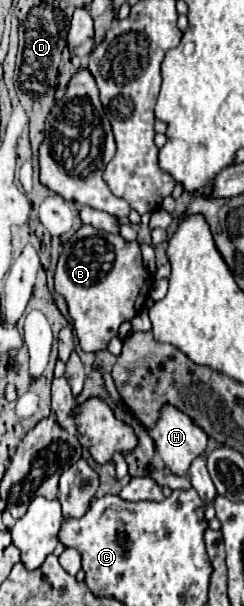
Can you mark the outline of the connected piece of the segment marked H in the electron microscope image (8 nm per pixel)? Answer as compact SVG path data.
M170 403L162 405L160 417L150 429L150 437L154 439L156 455L162 465L176 475L188 475L192 459L204 455L208 441L208 435Z

